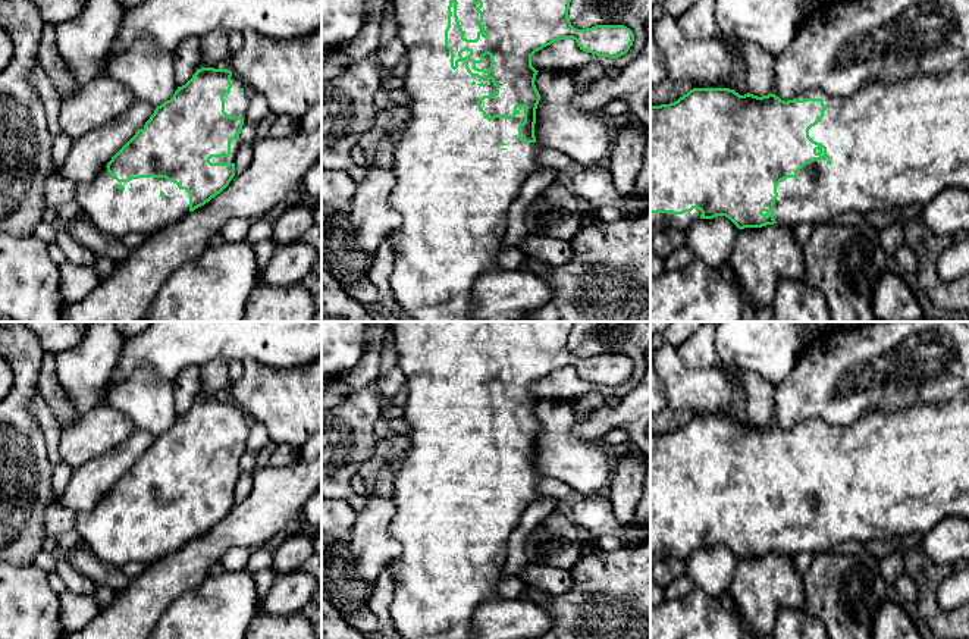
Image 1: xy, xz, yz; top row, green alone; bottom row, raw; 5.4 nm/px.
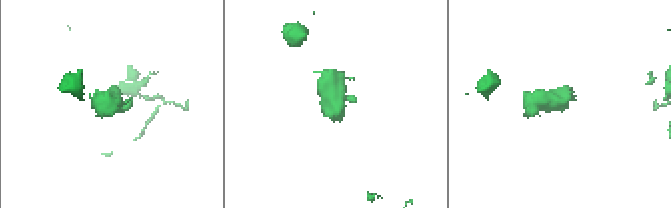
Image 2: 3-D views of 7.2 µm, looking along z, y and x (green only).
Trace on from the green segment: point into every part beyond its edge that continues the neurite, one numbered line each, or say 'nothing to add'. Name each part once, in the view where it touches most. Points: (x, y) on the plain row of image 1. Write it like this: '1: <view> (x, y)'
1: xz (454, 517)

